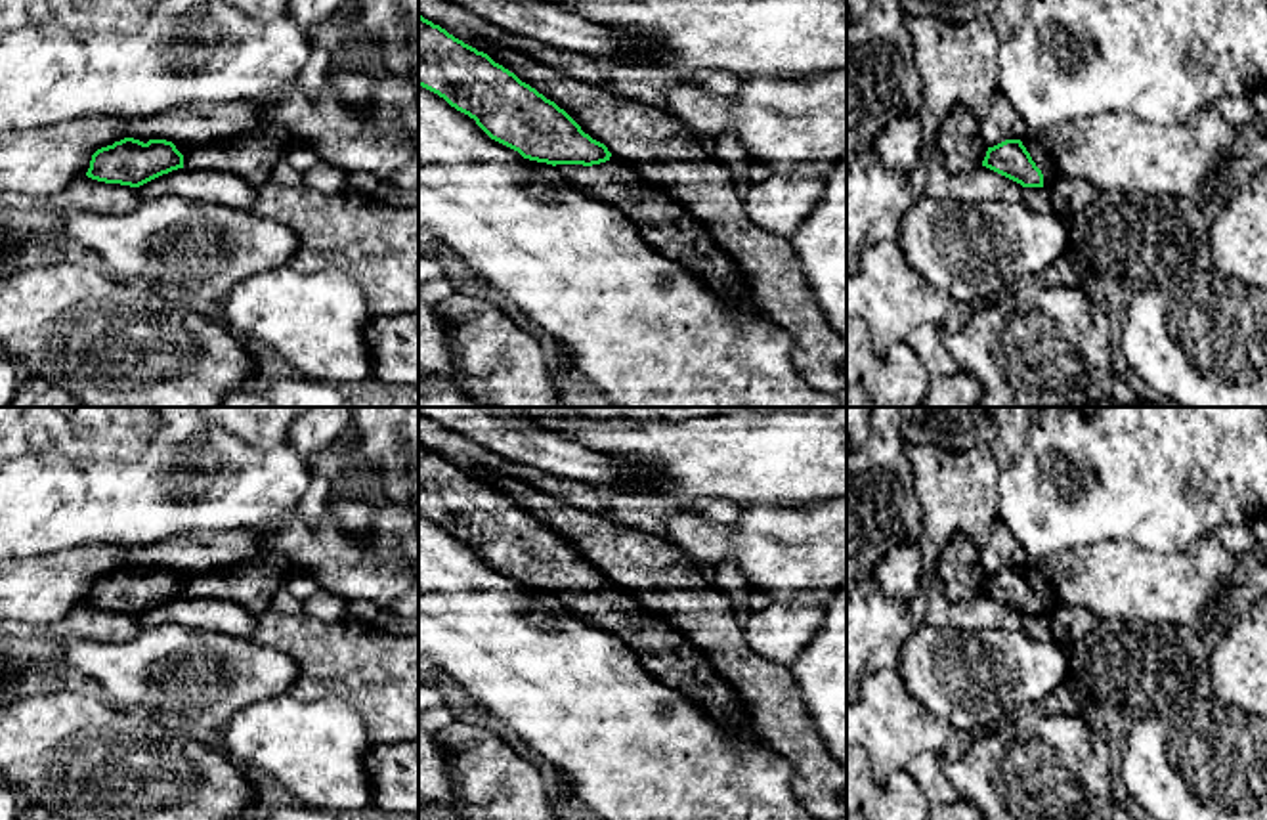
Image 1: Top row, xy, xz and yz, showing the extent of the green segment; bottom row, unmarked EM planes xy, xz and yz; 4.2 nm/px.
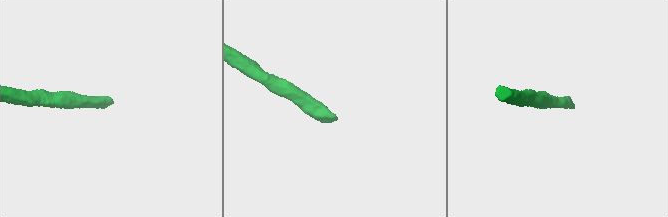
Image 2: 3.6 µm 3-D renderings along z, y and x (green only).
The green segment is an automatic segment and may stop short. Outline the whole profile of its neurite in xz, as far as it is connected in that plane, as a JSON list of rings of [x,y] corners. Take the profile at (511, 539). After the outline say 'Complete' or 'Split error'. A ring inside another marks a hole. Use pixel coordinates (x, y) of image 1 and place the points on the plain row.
[[[422,443],[419,514],[474,547],[491,568],[524,587],[560,596],[581,621],[621,638],[659,682],[676,690],[707,721],[751,738],[751,715],[741,698],[684,633],[585,562],[554,529]]]. Split error

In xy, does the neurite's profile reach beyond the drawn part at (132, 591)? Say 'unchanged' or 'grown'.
grown

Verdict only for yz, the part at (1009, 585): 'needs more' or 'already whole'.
needs more

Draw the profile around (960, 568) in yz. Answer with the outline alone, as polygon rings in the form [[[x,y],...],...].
[[[961,531],[940,547],[936,575],[952,602],[967,602],[982,593],[988,573],[982,568],[978,547]]]

